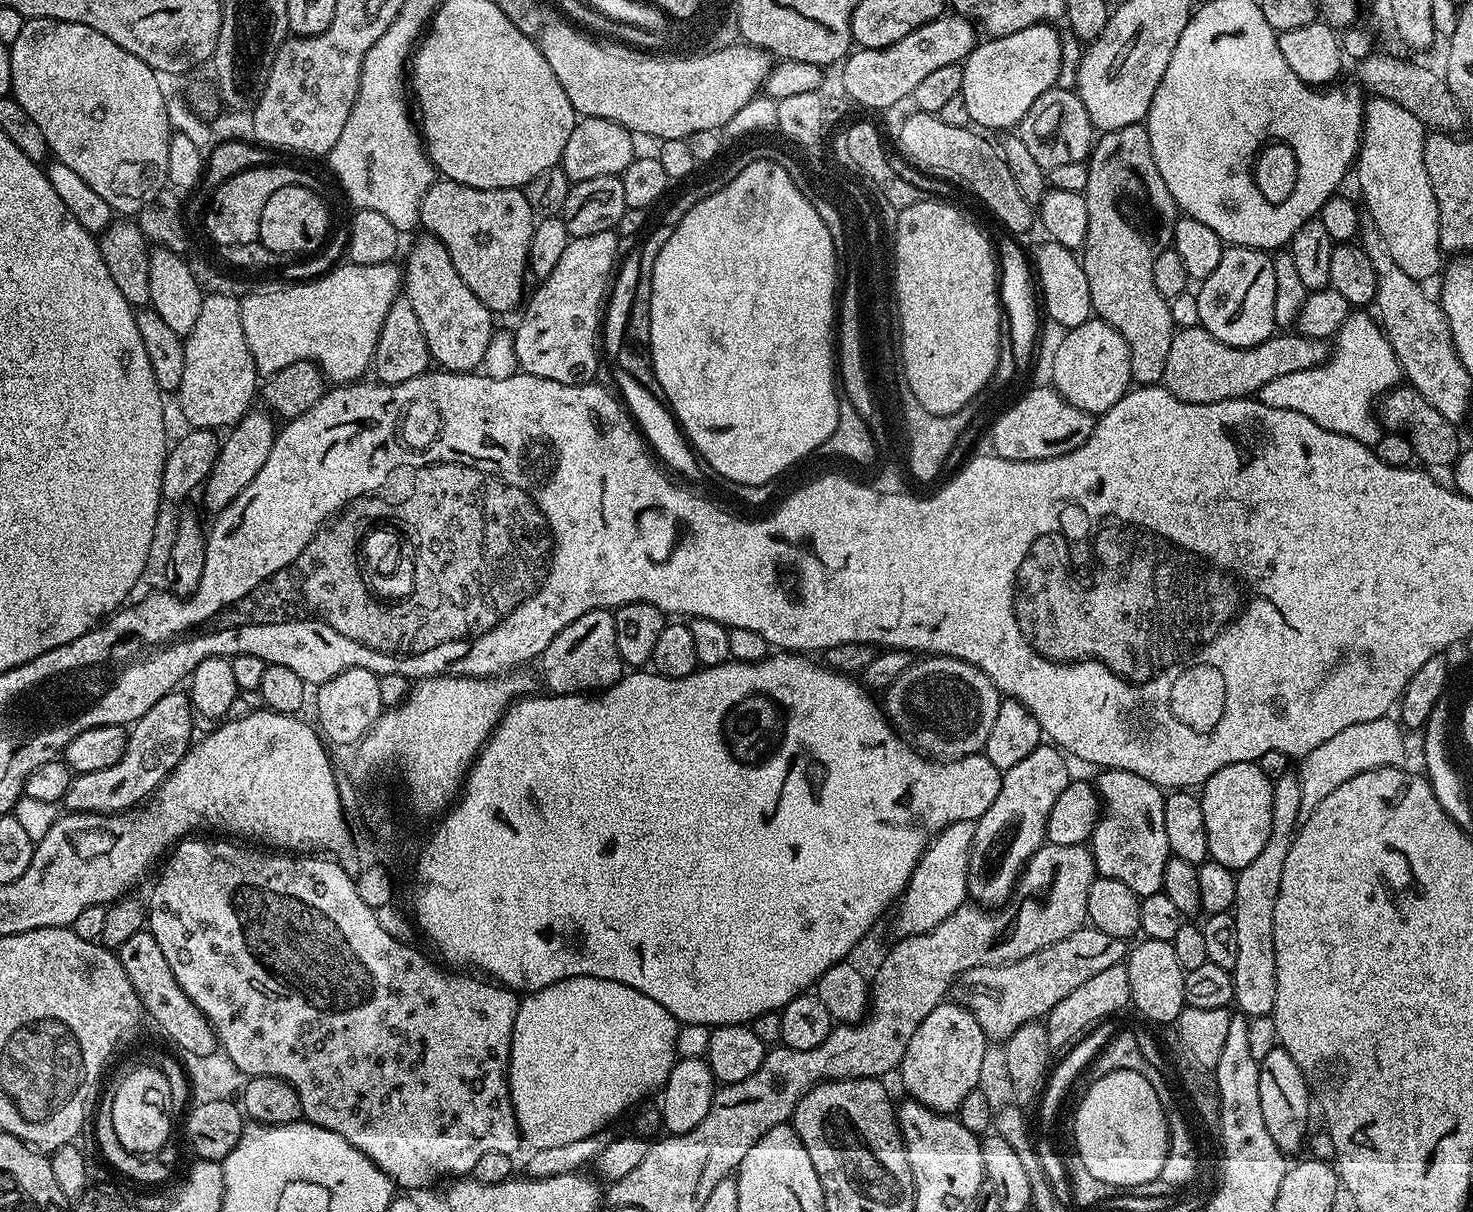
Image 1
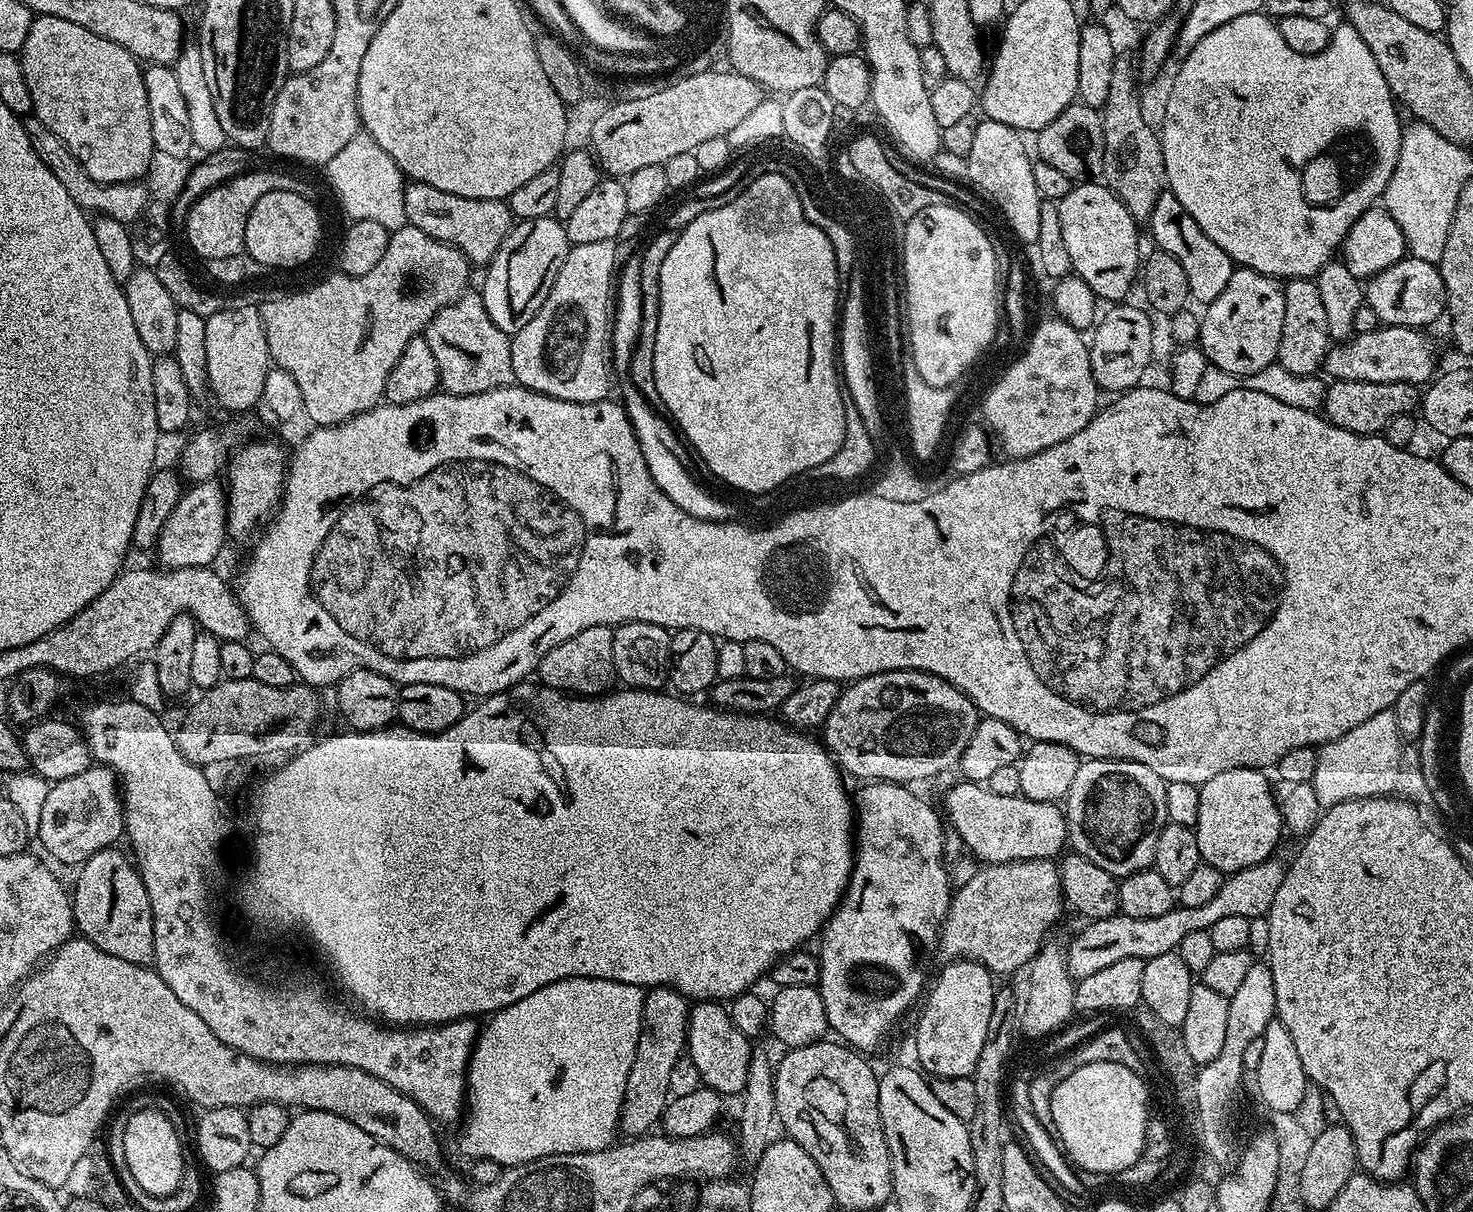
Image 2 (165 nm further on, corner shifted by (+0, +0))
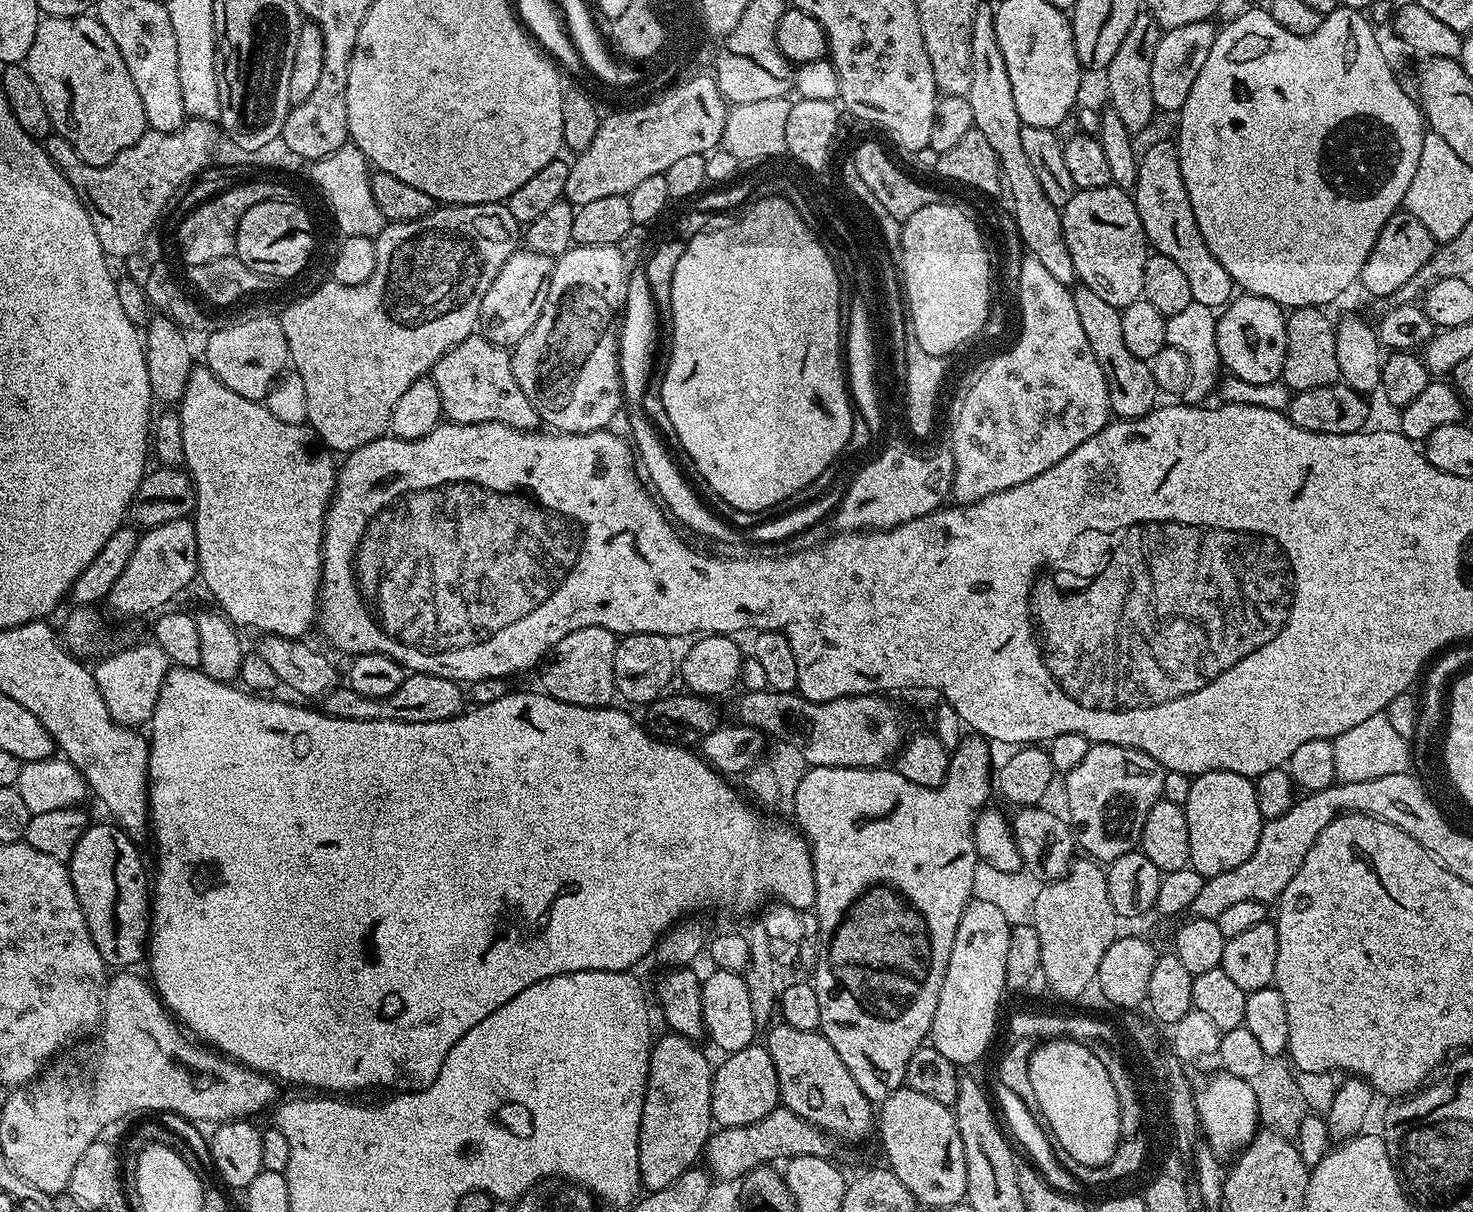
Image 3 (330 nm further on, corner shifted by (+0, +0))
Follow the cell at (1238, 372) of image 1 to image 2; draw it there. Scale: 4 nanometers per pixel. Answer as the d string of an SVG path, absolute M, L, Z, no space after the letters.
M1378 326L1369 332L1357 332L1346 340L1333 343L1324 360L1323 371L1329 372L1332 380L1345 380L1346 382L1406 382L1417 386L1424 386L1437 375L1436 348L1428 337L1427 331L1406 326Z

